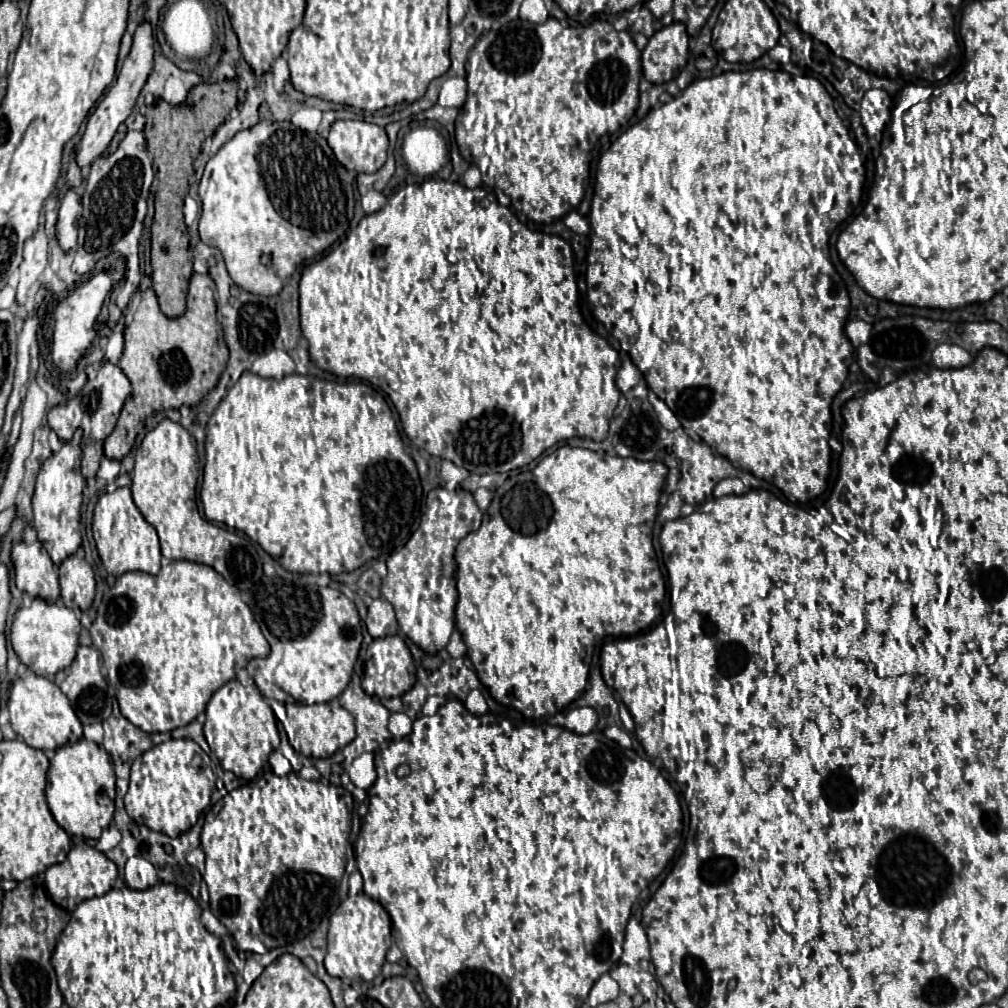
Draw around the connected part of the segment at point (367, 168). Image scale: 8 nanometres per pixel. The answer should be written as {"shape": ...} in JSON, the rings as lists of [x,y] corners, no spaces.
{"shape":[[[337,120],[327,138],[337,160],[355,172],[377,172],[387,160],[387,132],[359,120]]]}

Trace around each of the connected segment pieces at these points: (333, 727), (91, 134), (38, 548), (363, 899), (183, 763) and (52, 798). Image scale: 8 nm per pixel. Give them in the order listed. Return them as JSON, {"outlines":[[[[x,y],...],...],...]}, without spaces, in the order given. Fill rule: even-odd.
{"outlines":[[[[337,698],[330,702],[301,706],[301,704],[283,704],[270,701],[275,717],[282,724],[288,740],[294,750],[309,758],[329,758],[337,750],[345,748],[355,738],[353,716],[345,710]],[[280,709],[284,710],[281,715]]],[[[141,22],[137,26],[137,30],[135,30],[131,52],[125,58],[125,62],[123,62],[113,86],[105,92],[105,96],[101,98],[101,102],[97,104],[97,108],[93,110],[93,114],[87,120],[85,134],[83,134],[83,138],[81,138],[79,146],[77,146],[77,164],[81,168],[89,166],[109,146],[109,142],[115,136],[119,124],[123,124],[125,118],[131,114],[131,110],[133,110],[133,106],[137,102],[137,96],[139,96],[139,92],[141,92],[143,84],[147,82],[151,72],[153,72],[153,28],[151,28],[149,22]]],[[[41,542],[15,544],[13,562],[15,562],[15,584],[21,592],[25,592],[29,598],[41,598],[45,602],[59,600],[57,568],[53,566]]],[[[365,894],[343,900],[329,918],[325,968],[331,976],[345,976],[353,982],[371,982],[381,974],[385,954],[391,946],[391,918],[383,906]]],[[[169,740],[153,746],[135,758],[131,766],[129,792],[125,794],[127,814],[153,832],[163,832],[171,838],[183,834],[211,802],[217,778],[209,764],[209,756],[193,740]]],[[[85,738],[59,748],[51,760],[45,794],[53,818],[67,834],[97,840],[111,824],[115,810],[115,772],[109,754],[99,744]]]]}

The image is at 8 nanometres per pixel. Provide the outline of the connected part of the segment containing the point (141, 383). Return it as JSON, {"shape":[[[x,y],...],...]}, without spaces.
{"shape":[[[194,272],[189,281],[185,314],[179,318],[167,318],[159,310],[157,296],[151,288],[141,292],[133,322],[127,326],[125,350],[119,362],[119,368],[131,382],[132,395],[125,401],[115,430],[105,440],[107,458],[125,458],[135,443],[136,425],[154,412],[197,405],[211,388],[217,386],[219,376],[227,366],[229,351],[223,342],[221,324],[215,318],[213,286],[215,282],[209,274]]]}

